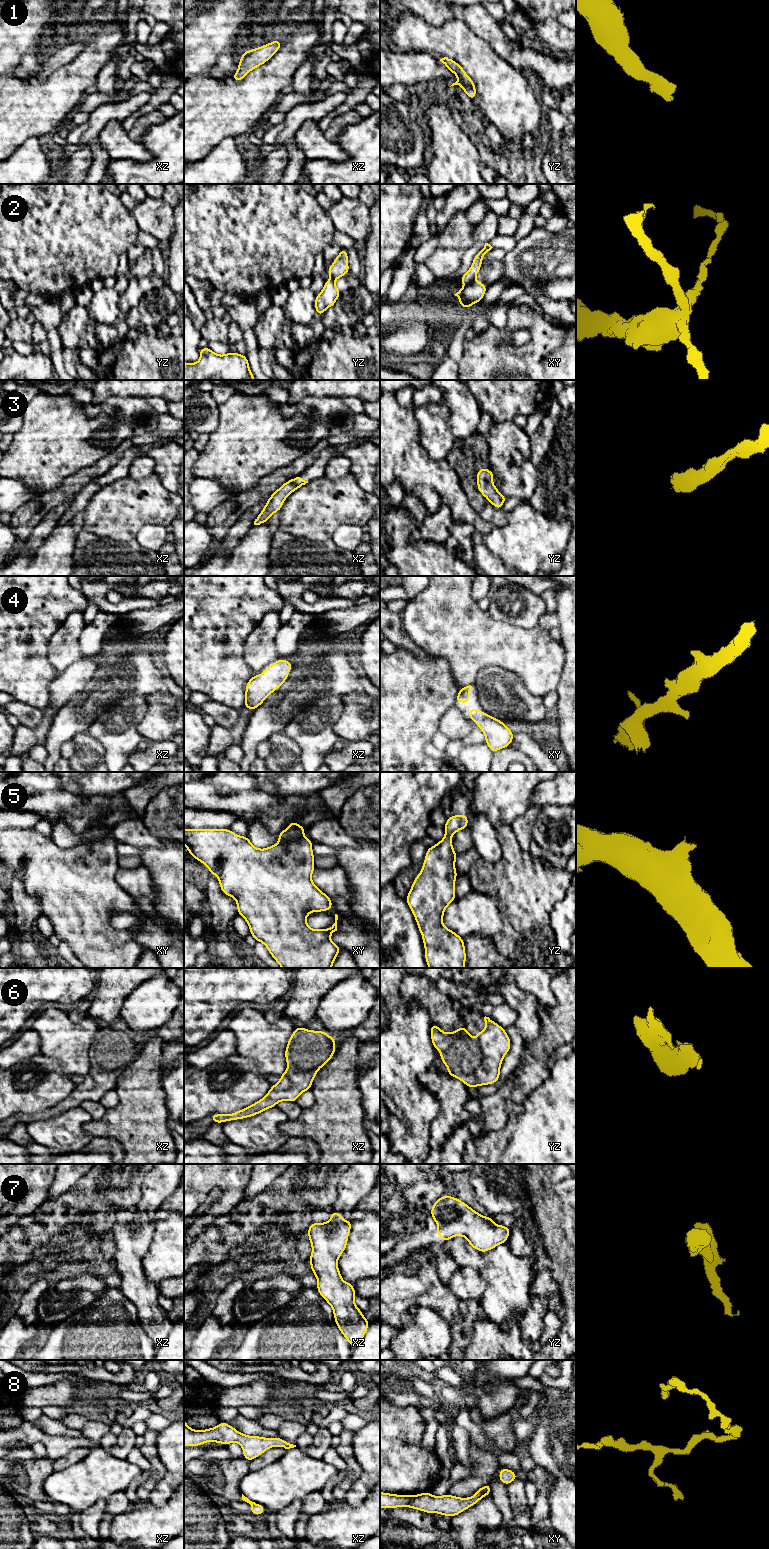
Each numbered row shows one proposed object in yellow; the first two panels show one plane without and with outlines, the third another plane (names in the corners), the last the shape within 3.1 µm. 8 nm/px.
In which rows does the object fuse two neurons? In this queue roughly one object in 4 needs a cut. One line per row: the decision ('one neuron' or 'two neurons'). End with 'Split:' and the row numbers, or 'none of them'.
1: one neuron
2: two neurons
3: one neuron
4: one neuron
5: one neuron
6: one neuron
7: one neuron
8: one neuron
Split: 2

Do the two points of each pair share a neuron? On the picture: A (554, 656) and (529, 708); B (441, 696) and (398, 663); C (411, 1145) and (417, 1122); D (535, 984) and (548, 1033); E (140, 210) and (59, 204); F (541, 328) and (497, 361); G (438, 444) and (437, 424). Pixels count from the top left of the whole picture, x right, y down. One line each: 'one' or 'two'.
A: two
B: one
C: one
D: two
E: two
F: one
G: one

